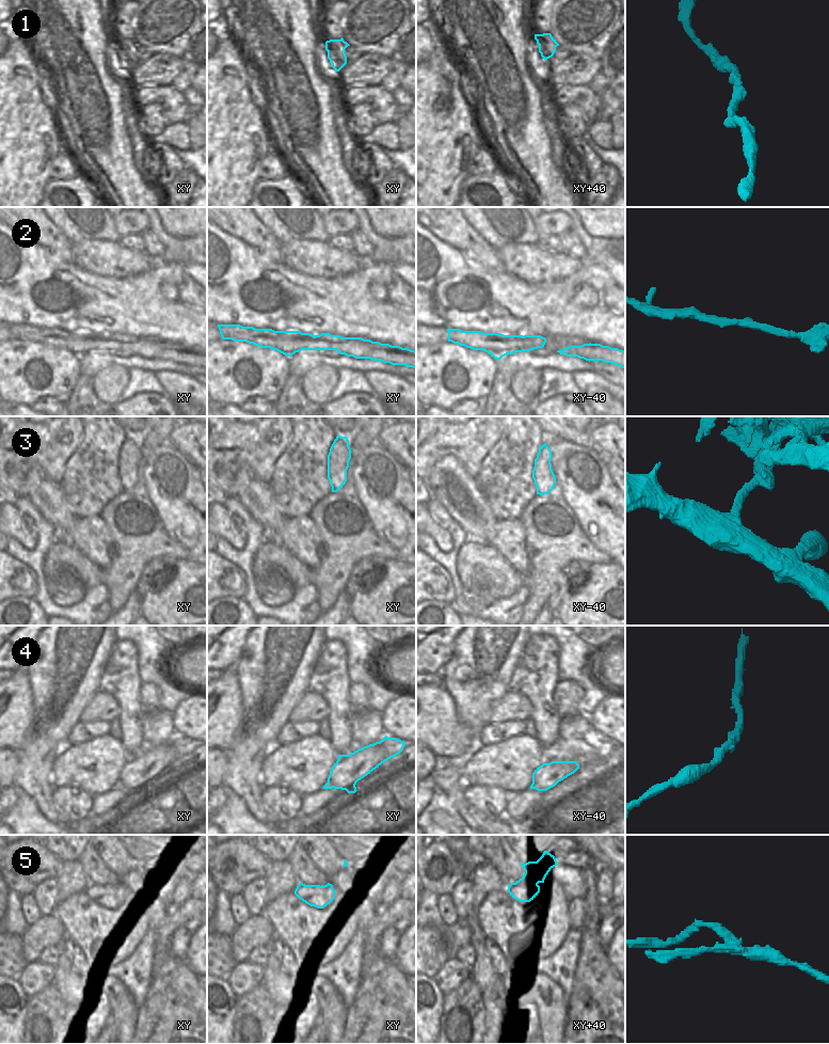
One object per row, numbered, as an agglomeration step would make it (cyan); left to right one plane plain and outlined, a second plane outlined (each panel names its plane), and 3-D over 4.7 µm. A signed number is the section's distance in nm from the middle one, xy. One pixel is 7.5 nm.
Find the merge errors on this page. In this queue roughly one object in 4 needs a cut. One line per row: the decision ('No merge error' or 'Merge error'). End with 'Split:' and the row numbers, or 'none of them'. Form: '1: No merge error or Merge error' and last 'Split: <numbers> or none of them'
1: No merge error
2: No merge error
3: Merge error
4: No merge error
5: Merge error
Split: 3, 5

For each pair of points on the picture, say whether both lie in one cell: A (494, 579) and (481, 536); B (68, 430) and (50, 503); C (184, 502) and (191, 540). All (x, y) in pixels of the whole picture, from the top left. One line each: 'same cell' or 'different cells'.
A: different cells
B: different cells
C: same cell

